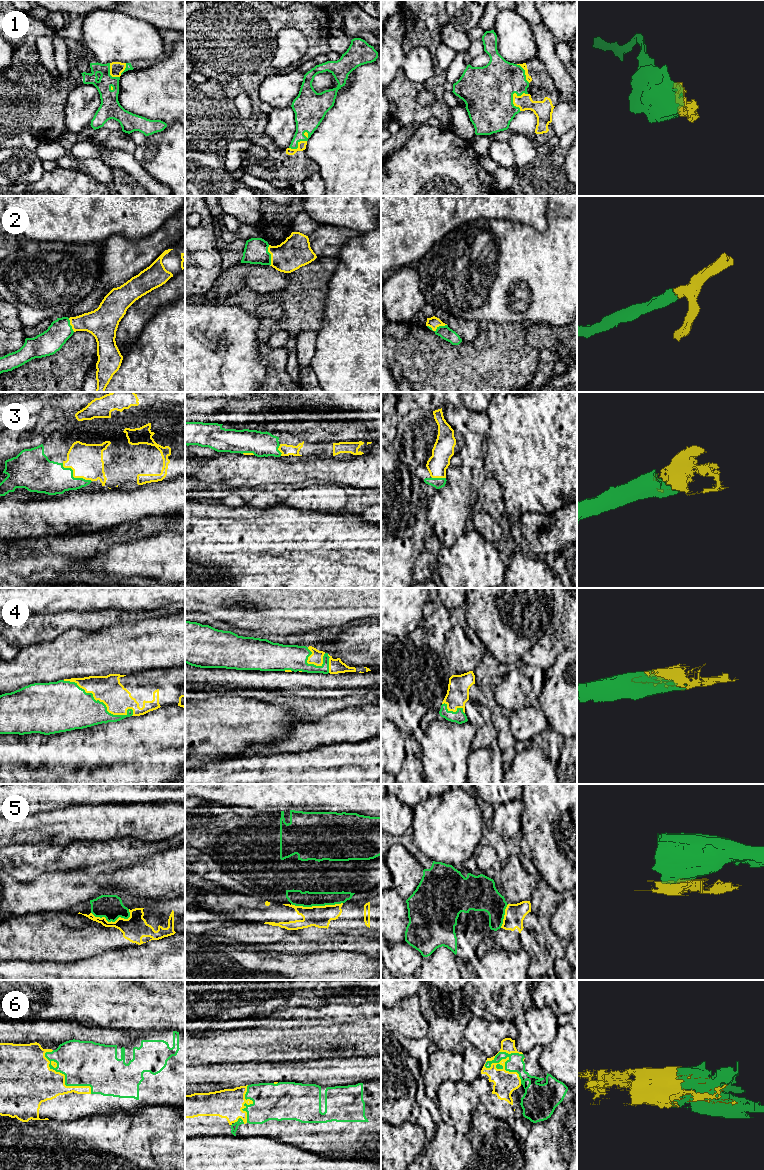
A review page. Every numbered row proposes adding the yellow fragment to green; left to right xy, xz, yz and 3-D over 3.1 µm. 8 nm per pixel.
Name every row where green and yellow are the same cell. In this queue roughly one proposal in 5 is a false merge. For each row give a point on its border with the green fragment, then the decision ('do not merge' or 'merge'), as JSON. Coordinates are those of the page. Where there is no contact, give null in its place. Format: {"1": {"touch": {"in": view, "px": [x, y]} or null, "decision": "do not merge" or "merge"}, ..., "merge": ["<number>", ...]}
{"1": {"touch": {"in": "yz", "px": [512, 102]}, "decision": "merge"}, "2": {"touch": {"in": "yz", "px": [437, 328]}, "decision": "merge"}, "3": {"touch": {"in": "xy", "px": [72, 476]}, "decision": "merge"}, "4": {"touch": {"in": "xy", "px": [101, 702]}, "decision": "merge"}, "5": {"touch": {"in": "xz", "px": [316, 905]}, "decision": "do not merge"}, "6": {"touch": {"in": "yz", "px": [506, 1070]}, "decision": "merge"}, "merge": ["1", "2", "3", "4", "6"]}

